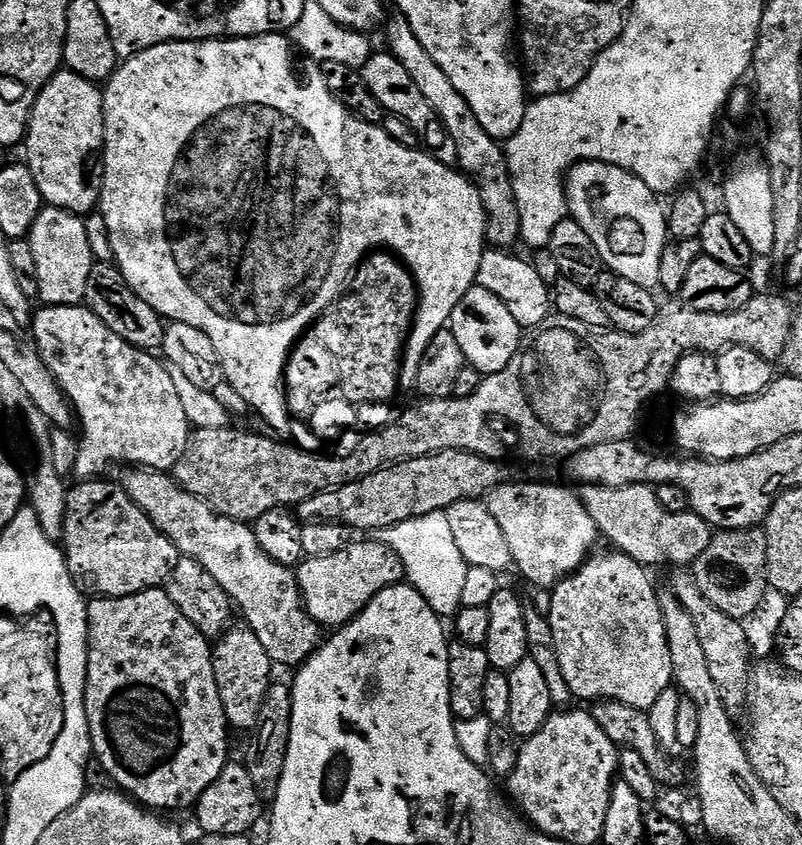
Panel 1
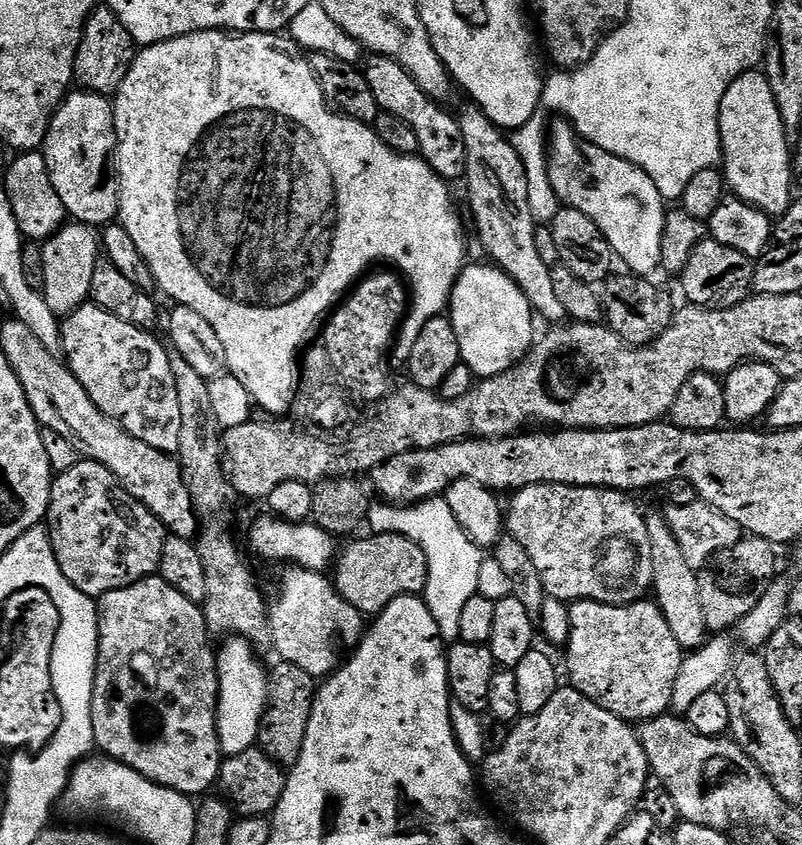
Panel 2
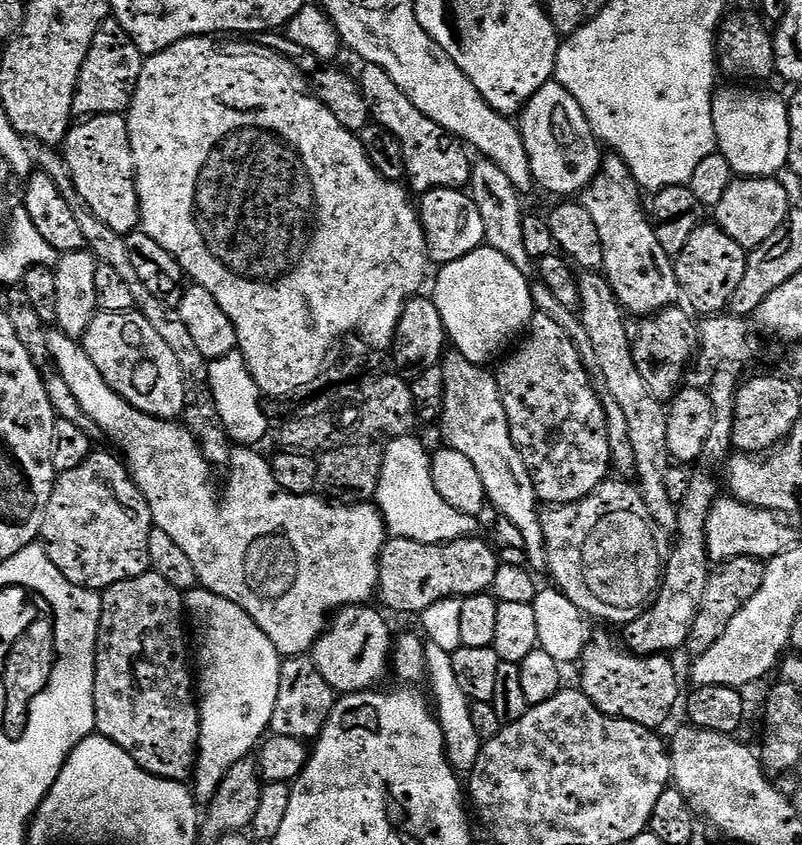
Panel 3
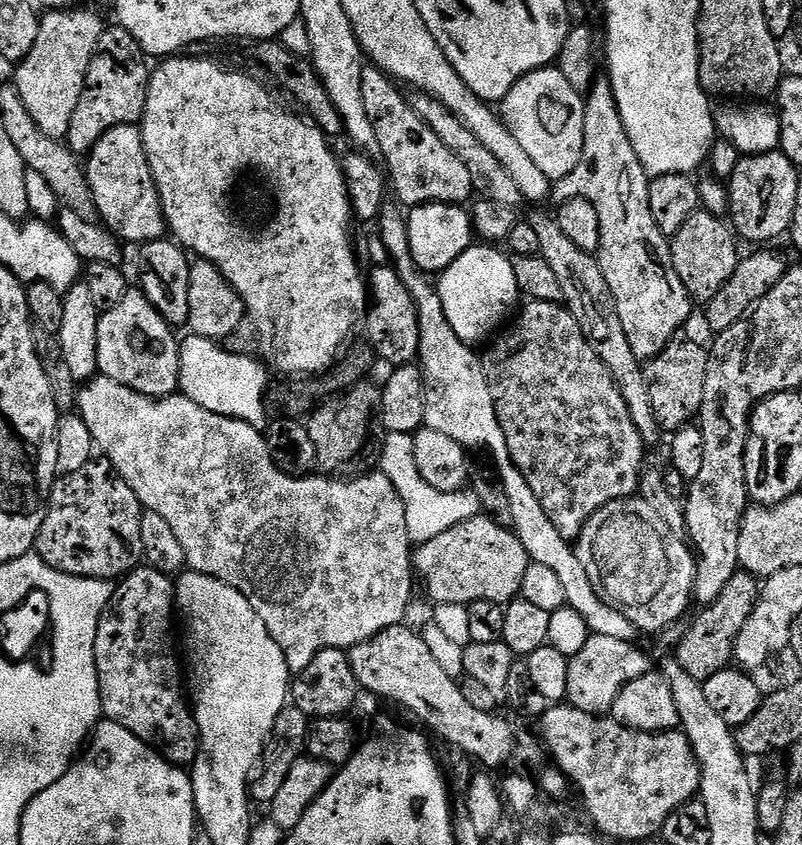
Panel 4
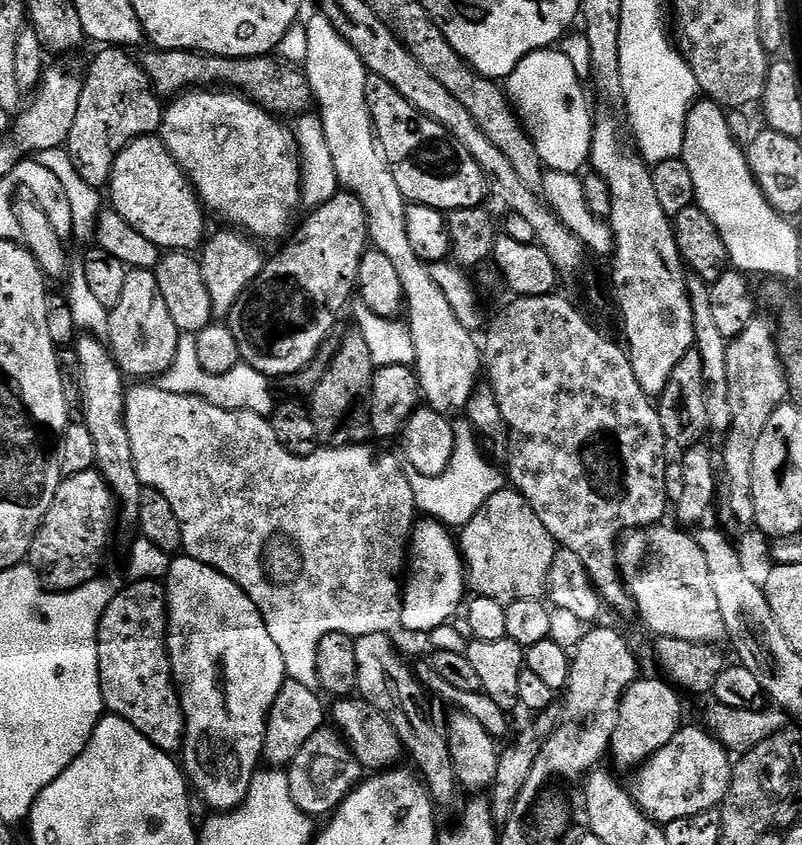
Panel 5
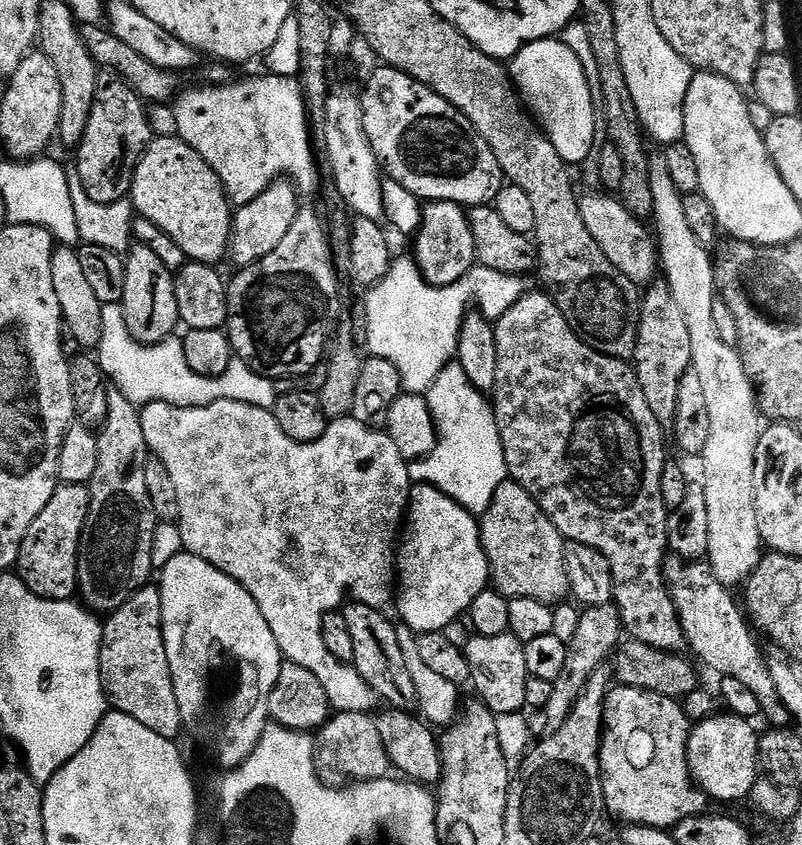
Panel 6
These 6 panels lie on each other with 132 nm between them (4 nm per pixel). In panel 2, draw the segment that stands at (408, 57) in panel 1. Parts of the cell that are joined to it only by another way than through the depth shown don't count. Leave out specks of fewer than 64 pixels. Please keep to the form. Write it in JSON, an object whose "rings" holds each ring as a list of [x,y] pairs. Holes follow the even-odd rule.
{"rings":[[[478,110],[464,112],[458,116],[462,142],[464,143],[464,174],[463,183],[468,183],[468,204],[472,207],[472,216],[476,219],[476,232],[480,235],[480,244],[488,251],[487,259],[495,267],[503,270],[511,280],[522,290],[522,294],[528,299],[533,313],[540,316],[552,326],[560,326],[568,320],[566,310],[562,310],[562,302],[558,302],[558,294],[554,294],[554,282],[552,281],[552,268],[549,261],[539,253],[536,244],[536,232],[538,226],[530,214],[528,195],[526,194],[526,180],[524,168],[520,165],[515,150],[512,148],[511,139],[506,138],[505,133],[496,125],[491,124]]]}

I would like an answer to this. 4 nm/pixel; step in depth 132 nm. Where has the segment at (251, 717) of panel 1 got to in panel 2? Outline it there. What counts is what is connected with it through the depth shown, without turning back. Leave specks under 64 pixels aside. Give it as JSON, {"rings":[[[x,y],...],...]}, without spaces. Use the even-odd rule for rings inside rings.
{"rings":[[[171,353],[169,362],[177,387],[178,410],[181,411],[181,433],[175,455],[183,484],[191,496],[192,508],[200,519],[195,545],[205,571],[205,593],[200,604],[208,633],[219,638],[239,638],[252,644],[265,643],[270,636],[268,604],[266,600],[262,601],[261,594],[252,585],[250,572],[230,536],[232,520],[225,509],[234,493],[224,472],[220,430],[211,416],[208,383],[186,364],[181,355]]]}

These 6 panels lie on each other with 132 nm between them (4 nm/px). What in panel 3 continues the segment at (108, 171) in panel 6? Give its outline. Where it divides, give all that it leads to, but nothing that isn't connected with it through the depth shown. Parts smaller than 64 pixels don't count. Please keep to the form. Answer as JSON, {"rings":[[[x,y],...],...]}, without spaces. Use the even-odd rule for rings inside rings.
{"rings":[[[109,18],[98,30],[98,34],[94,34],[94,42],[90,42],[90,54],[86,54],[86,62],[82,62],[82,74],[74,90],[73,117],[127,113],[134,98],[134,90],[138,86],[138,78],[142,74],[144,61],[145,57],[141,56],[138,46],[134,46],[126,30],[122,30],[122,26],[115,19]]]}

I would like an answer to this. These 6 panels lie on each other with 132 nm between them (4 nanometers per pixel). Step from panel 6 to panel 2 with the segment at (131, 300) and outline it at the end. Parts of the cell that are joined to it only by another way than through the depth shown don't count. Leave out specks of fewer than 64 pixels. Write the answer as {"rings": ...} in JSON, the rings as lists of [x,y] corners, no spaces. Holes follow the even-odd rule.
{"rings":[[[89,302],[77,312],[63,317],[60,326],[60,347],[68,369],[78,378],[94,402],[94,406],[115,424],[124,428],[126,434],[141,440],[158,452],[175,454],[178,450],[178,434],[181,433],[181,411],[178,410],[178,393],[174,374],[171,373],[169,349],[152,337],[151,331],[135,328],[132,324],[114,318],[106,310]]]}

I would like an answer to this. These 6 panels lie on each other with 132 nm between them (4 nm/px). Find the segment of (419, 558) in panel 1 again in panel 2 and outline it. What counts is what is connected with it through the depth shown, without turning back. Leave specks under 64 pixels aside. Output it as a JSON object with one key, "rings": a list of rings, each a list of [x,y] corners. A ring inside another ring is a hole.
{"rings":[[[447,499],[423,500],[420,504],[407,506],[376,502],[368,509],[367,523],[372,524],[373,533],[389,532],[395,536],[405,536],[420,547],[426,565],[422,599],[440,631],[441,641],[459,641],[458,617],[461,616],[466,602],[477,595],[478,566],[482,566],[486,556],[458,526]]]}

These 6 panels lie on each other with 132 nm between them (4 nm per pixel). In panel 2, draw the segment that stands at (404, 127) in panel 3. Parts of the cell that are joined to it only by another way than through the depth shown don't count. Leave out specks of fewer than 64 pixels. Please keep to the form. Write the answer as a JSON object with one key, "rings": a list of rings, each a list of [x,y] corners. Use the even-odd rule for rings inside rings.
{"rings":[[[373,55],[371,59],[368,68],[363,69],[363,74],[370,86],[370,94],[374,94],[374,102],[381,112],[389,112],[391,116],[397,116],[411,126],[418,138],[420,159],[425,160],[441,180],[459,181],[464,174],[464,143],[457,119],[424,93],[418,82],[414,82],[412,75],[397,60],[378,55]]]}

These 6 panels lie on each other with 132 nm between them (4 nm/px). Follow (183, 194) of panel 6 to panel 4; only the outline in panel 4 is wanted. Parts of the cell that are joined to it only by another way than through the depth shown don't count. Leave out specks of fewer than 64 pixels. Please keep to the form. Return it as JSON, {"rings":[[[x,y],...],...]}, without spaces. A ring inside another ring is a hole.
{"rings":[[[123,124],[107,132],[87,155],[86,171],[99,219],[111,228],[121,241],[129,240],[130,243],[136,244],[135,246],[143,246],[151,240],[165,239],[164,207],[156,189],[156,179],[153,178],[150,170],[150,162],[144,149],[144,139],[137,125]]]}

